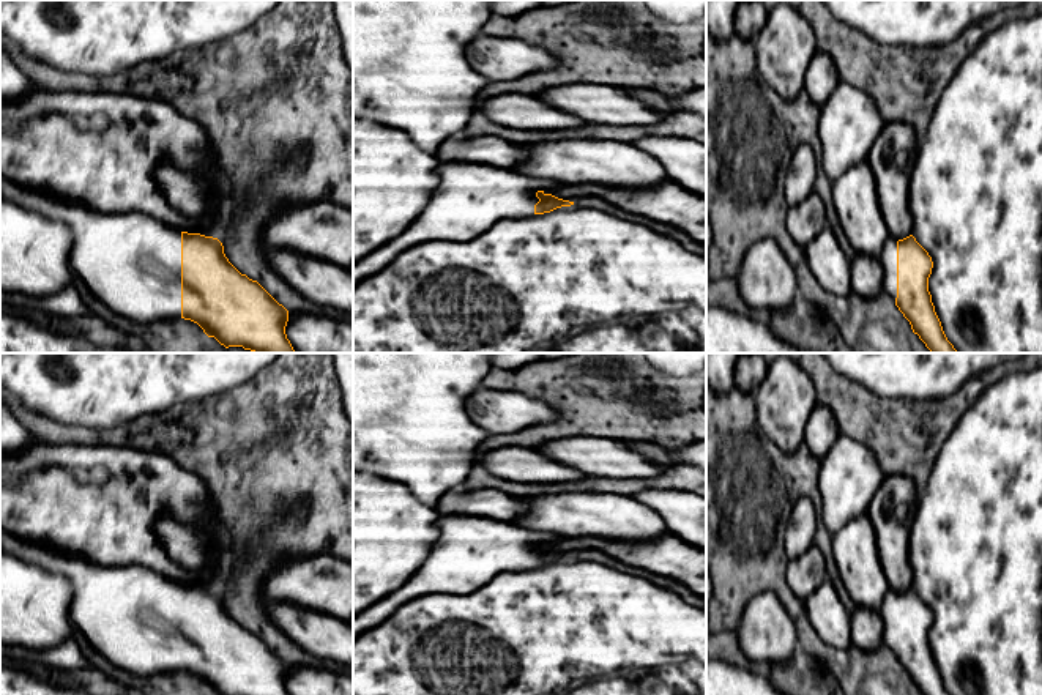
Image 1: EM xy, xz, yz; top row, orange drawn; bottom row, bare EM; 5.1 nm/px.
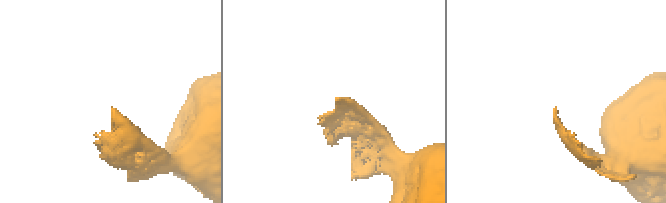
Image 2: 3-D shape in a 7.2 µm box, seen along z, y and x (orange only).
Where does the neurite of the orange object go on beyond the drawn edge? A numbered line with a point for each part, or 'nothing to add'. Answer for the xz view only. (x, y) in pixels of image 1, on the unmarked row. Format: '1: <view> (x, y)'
1: xz (468, 550)

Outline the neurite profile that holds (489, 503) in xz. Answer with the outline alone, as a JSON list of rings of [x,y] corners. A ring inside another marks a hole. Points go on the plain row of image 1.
[[[463,489],[446,493],[435,506],[440,515],[481,515],[500,522],[514,522],[528,509],[525,498],[508,495],[495,489],[467,492]]]

